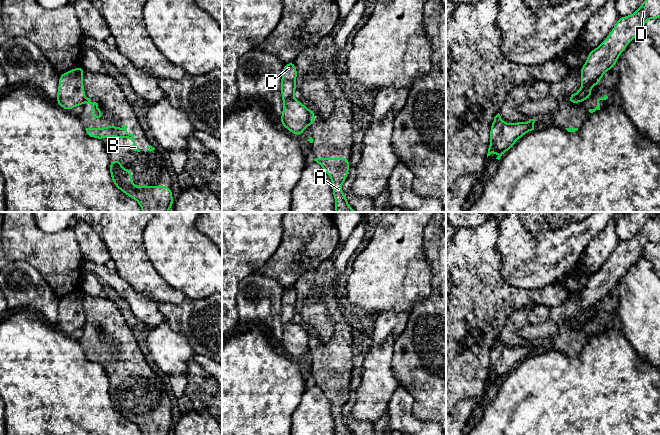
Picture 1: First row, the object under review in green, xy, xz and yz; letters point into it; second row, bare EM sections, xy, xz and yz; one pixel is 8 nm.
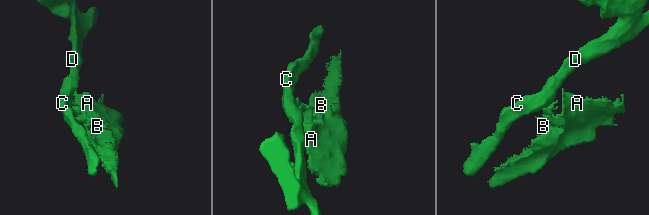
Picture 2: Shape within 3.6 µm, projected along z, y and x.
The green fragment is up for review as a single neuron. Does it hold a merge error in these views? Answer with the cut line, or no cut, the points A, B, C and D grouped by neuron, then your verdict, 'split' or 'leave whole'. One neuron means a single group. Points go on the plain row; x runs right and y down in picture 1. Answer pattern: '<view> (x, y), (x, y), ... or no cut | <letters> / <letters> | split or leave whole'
xz (309, 334), (307, 348) | A B / C D | split

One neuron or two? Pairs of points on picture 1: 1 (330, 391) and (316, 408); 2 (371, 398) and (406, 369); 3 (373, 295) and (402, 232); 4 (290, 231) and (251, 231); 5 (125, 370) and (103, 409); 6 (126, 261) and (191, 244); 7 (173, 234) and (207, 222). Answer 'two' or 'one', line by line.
1: two
2: two
3: one
4: two
5: two
6: two
7: two

